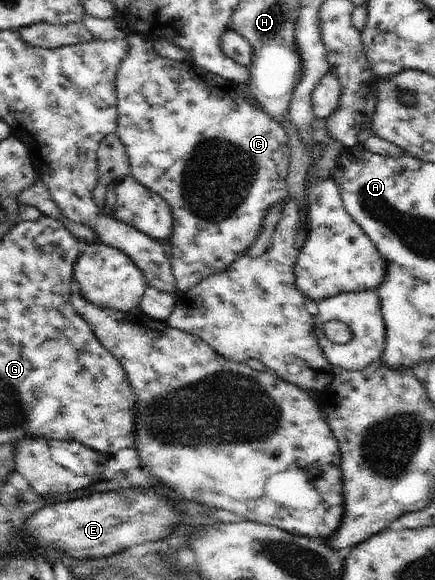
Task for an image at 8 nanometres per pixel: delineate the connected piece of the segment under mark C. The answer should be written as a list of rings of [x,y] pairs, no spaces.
[[[128,32],[125,39],[128,42],[129,50],[120,64],[116,76],[117,130],[115,134],[126,148],[130,164],[129,175],[134,176],[142,185],[160,195],[172,210],[175,224],[171,236],[165,242],[165,246],[170,256],[177,291],[187,292],[194,289],[204,278],[222,273],[237,259],[246,256],[249,247],[260,235],[262,224],[264,218],[268,215],[269,208],[288,199],[289,191],[286,178],[291,160],[291,155],[289,154],[291,151],[288,146],[289,137],[278,120],[240,97],[237,85],[233,81],[206,71],[198,67],[194,62],[171,60],[160,56],[154,50],[154,41],[142,37],[136,32]]]

